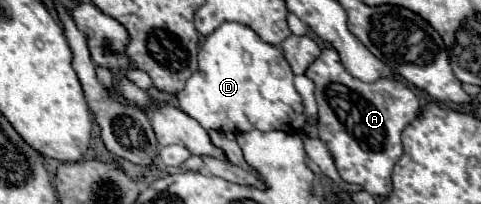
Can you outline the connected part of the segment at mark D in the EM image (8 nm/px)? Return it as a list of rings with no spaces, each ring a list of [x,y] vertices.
[[[223,23],[215,29],[203,43],[199,51],[199,69],[187,79],[185,89],[177,93],[181,109],[191,115],[203,129],[217,129],[221,133],[245,133],[251,129],[259,131],[287,131],[301,133],[307,125],[307,115],[303,99],[293,85],[295,73],[287,63],[283,51],[275,45],[261,41],[261,37],[247,25],[241,23]]]

